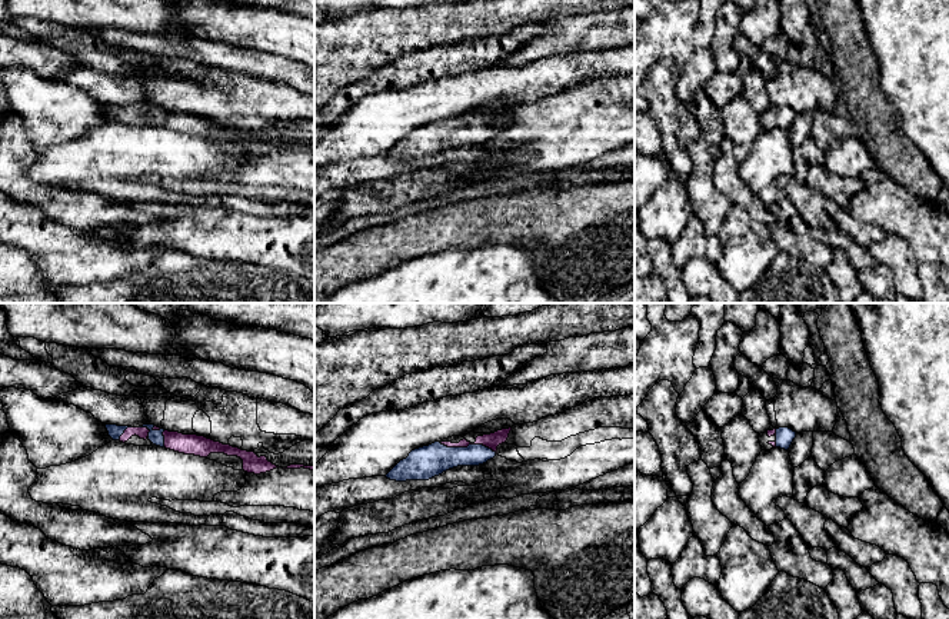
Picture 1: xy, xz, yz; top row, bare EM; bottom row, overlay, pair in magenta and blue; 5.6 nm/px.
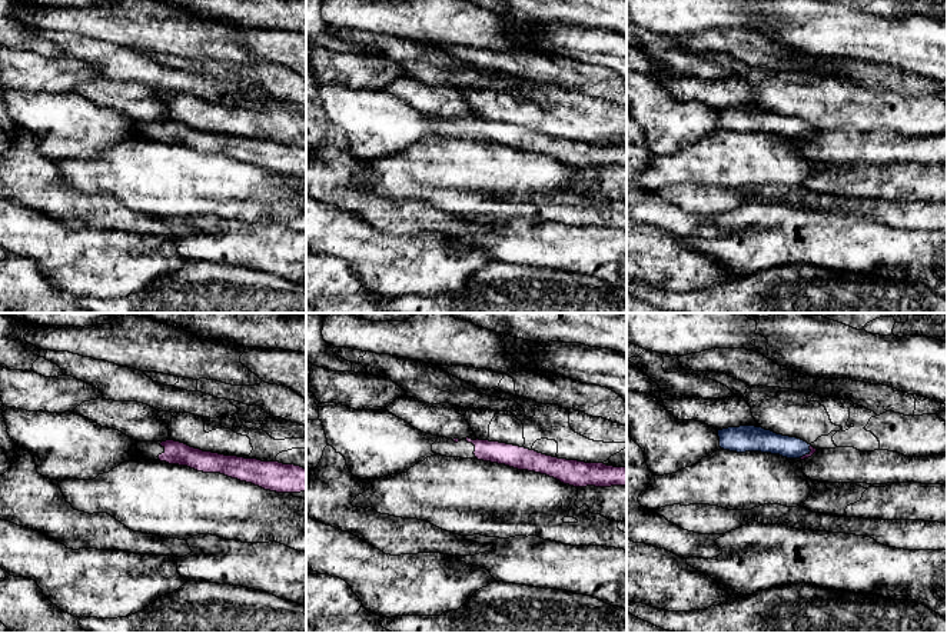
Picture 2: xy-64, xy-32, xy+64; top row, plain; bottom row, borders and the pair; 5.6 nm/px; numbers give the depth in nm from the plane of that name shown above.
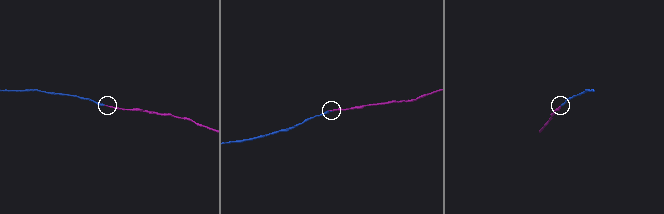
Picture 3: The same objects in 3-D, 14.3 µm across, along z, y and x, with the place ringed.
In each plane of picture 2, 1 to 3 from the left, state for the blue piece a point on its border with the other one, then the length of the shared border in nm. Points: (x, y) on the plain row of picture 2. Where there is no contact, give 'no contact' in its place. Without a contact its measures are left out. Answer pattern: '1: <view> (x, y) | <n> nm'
1: no contact
2: no contact
3: xy+64 (807, 135) | 100 nm

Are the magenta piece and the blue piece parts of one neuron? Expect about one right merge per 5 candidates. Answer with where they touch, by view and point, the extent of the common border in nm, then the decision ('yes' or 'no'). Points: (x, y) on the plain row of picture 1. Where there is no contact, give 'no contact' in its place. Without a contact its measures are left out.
contact xz (468, 125); length 340 nm; yes

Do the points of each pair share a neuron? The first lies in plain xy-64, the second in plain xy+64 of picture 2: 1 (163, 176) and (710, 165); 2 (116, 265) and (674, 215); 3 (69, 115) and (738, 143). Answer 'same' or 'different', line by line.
1: same
2: different
3: different

